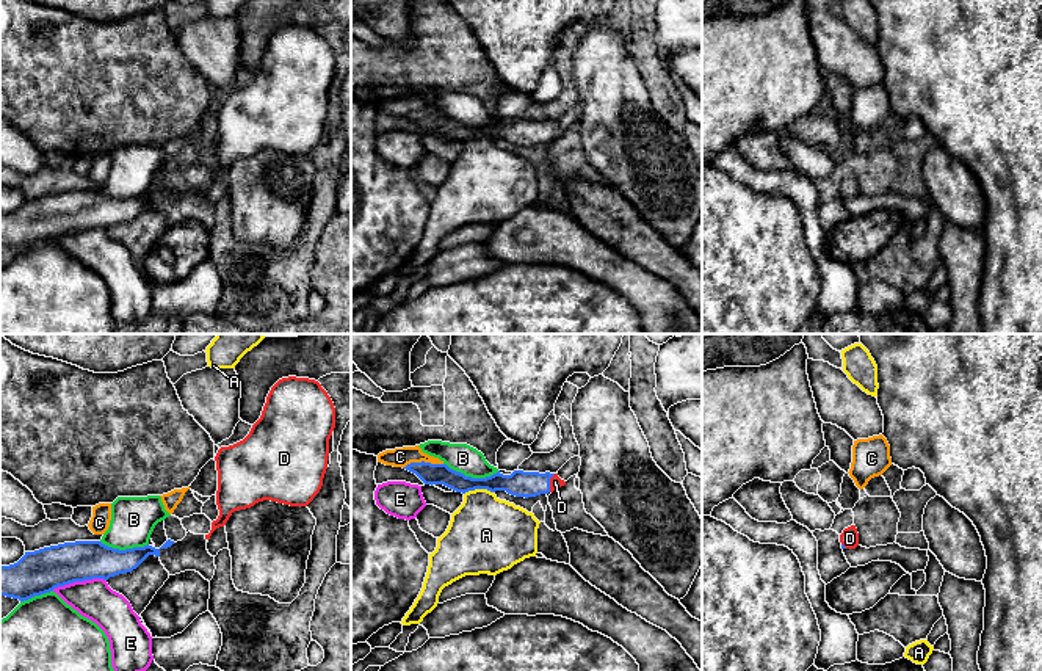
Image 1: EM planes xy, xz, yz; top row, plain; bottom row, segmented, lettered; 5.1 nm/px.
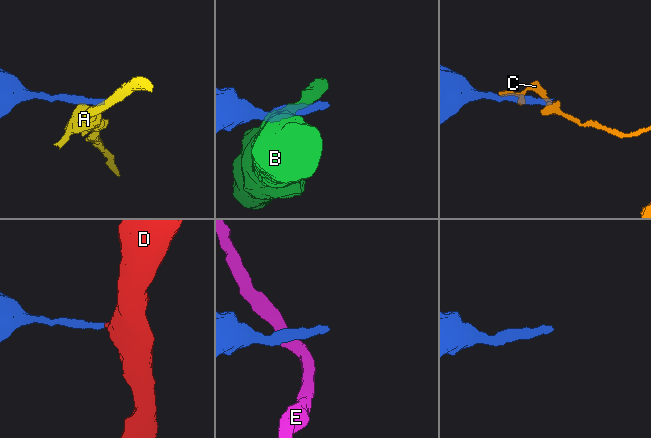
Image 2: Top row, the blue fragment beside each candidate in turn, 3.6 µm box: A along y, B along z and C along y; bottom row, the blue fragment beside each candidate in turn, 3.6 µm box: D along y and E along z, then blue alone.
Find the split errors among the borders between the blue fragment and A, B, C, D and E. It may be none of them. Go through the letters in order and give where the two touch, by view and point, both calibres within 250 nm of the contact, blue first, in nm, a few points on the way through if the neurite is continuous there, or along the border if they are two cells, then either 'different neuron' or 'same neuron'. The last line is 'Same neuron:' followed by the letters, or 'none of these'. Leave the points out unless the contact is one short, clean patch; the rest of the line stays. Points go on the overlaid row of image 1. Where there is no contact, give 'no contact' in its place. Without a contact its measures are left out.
A: contact xz (478, 488); calibres 140 and 400 nm; border xz (492, 491), (469, 489), (464, 494); different neuron
B: contact xz (470, 477); calibres 120 and 150 nm; different neuron
C: contact xz (422, 461); calibres 110 and 100 nm; border xz (442, 463), (411, 461), (403, 467); different neuron
D: contact xz (549, 483); calibres 140 and 60 nm; way xz (519, 483), (549, 483), (555, 482); same neuron
E: contact xy (79, 580); calibres 220 and 200 nm; different neuron
Same neuron: D

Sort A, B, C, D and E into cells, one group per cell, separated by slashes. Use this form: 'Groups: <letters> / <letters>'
Groups: A / B / C / D / E

